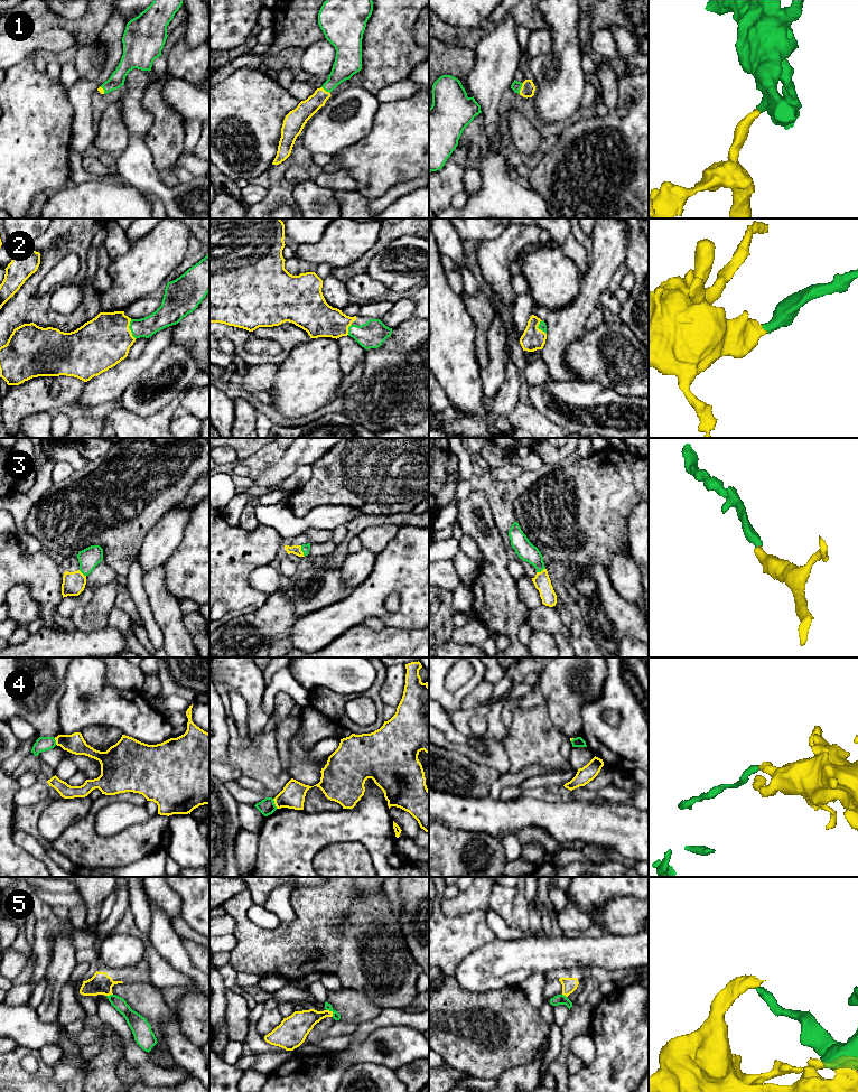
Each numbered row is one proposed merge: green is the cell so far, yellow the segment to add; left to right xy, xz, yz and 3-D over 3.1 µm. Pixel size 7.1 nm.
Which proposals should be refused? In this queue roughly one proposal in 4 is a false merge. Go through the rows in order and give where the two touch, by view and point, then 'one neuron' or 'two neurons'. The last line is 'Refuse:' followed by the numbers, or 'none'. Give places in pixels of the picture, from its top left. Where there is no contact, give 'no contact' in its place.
1: yz (520, 89) | one neuron
2: xy (130, 329) | one neuron
3: xz (302, 551) | one neuron
4: xz (273, 803) | two neurons
5: xz (330, 1010) | two neurons
Refuse: 4, 5

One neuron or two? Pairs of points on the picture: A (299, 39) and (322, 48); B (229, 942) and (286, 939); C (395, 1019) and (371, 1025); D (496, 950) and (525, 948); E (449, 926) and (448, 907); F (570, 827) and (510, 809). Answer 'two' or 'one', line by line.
A: two
B: two
C: one
D: one
E: two
F: one

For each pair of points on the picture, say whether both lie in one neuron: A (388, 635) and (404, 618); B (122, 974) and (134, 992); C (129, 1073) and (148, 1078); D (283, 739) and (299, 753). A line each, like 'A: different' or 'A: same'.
A: different
B: different
C: same
D: different

